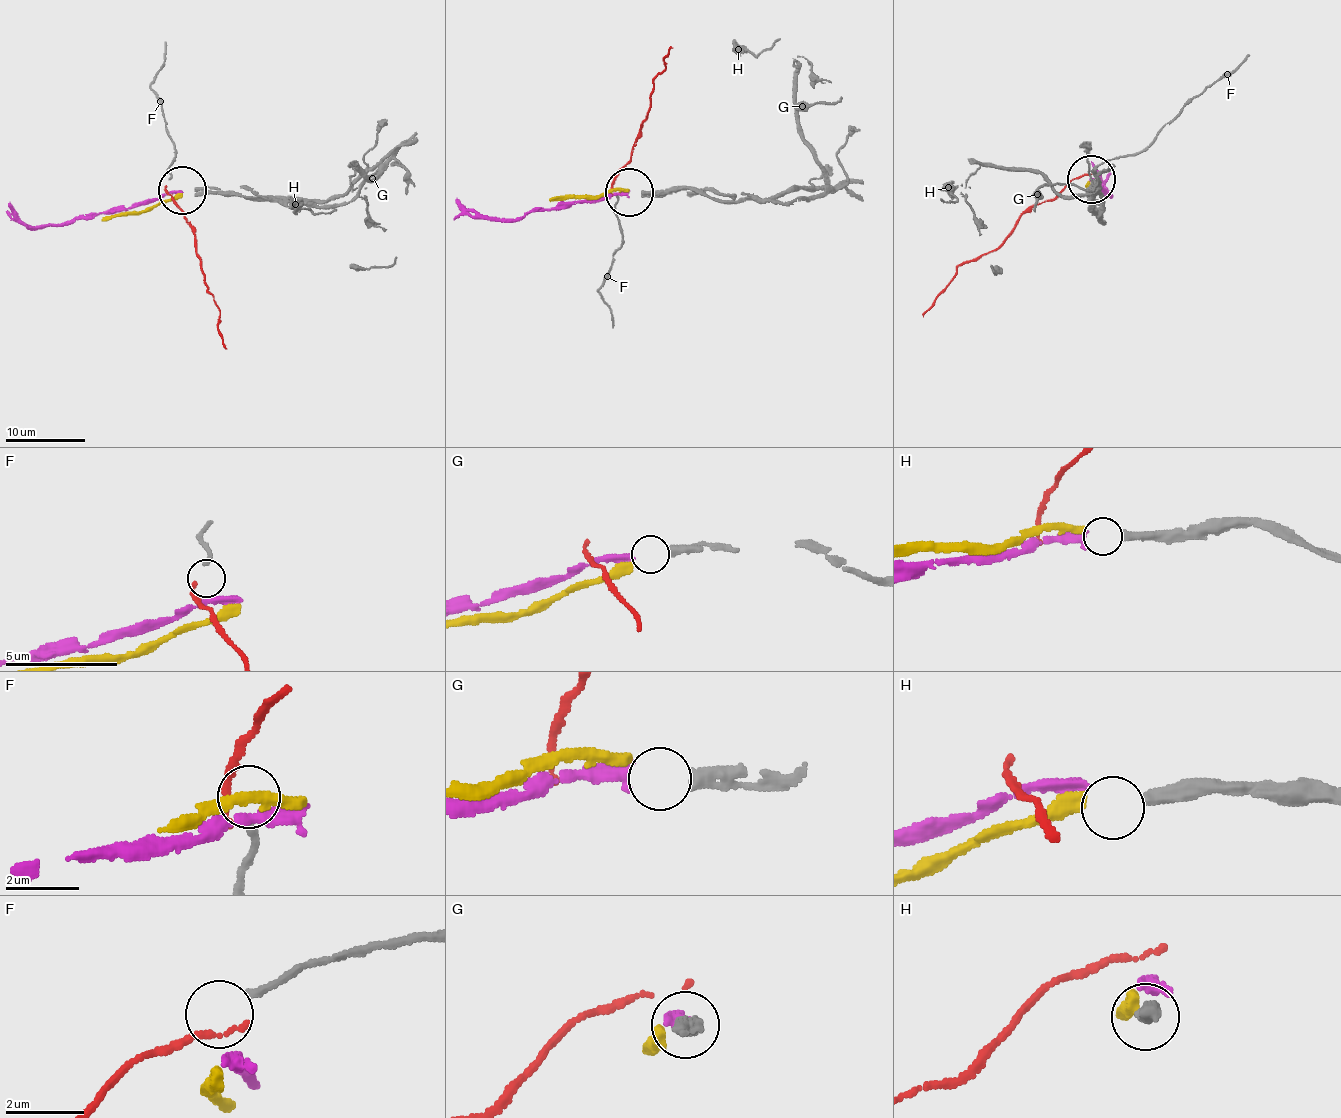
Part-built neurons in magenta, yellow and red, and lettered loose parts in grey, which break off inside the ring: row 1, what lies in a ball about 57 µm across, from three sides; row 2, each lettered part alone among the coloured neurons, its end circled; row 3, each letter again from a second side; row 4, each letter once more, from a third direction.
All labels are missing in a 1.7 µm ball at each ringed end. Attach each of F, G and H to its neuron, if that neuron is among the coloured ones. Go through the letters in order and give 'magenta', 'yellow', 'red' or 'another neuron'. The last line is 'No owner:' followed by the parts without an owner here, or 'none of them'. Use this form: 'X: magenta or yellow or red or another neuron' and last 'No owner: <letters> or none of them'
F: another neuron
G: magenta
H: yellow
No owner: F

